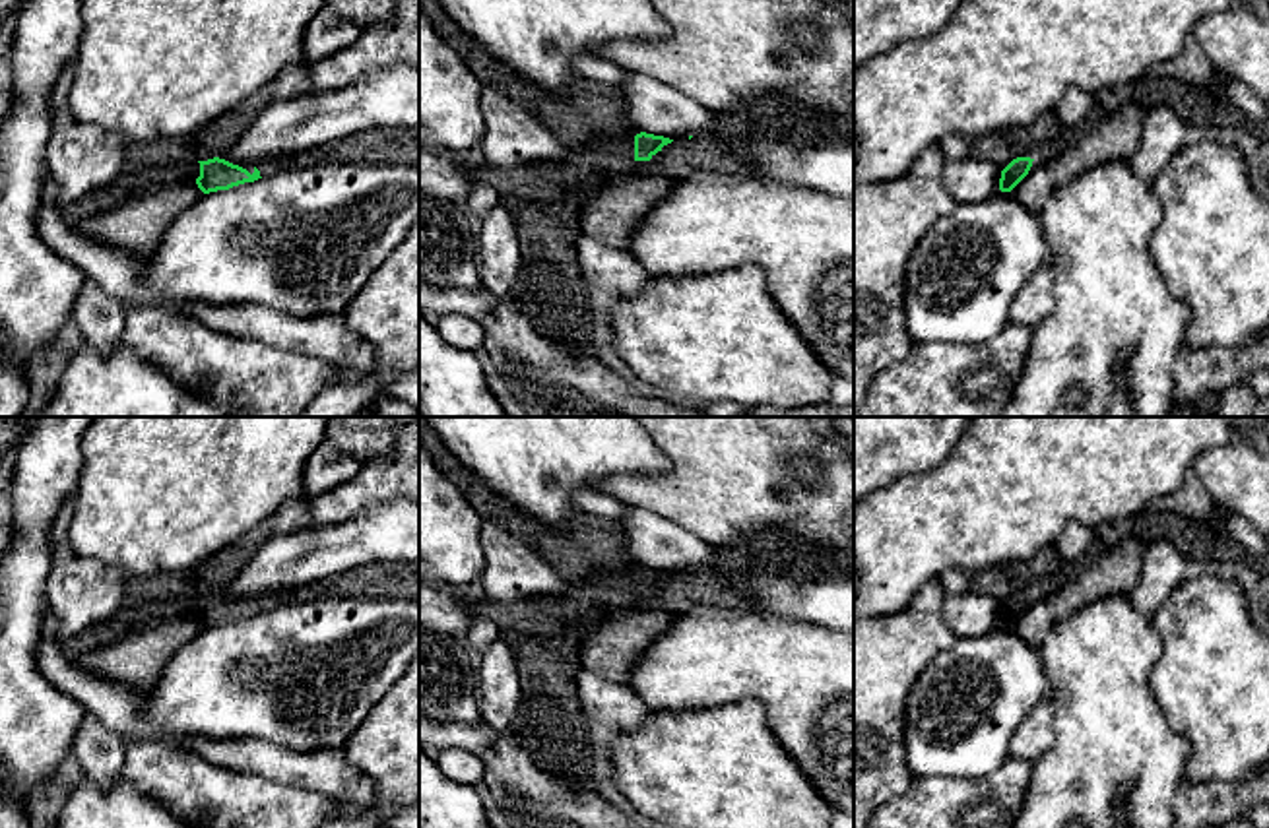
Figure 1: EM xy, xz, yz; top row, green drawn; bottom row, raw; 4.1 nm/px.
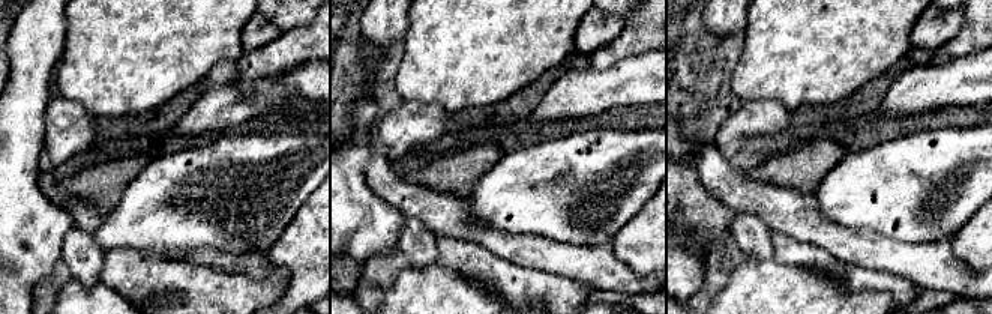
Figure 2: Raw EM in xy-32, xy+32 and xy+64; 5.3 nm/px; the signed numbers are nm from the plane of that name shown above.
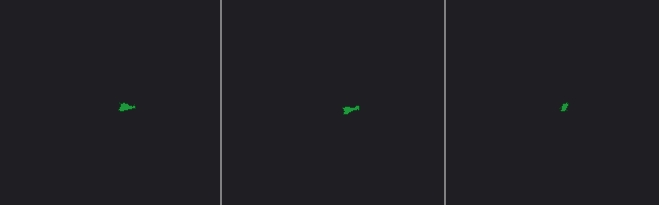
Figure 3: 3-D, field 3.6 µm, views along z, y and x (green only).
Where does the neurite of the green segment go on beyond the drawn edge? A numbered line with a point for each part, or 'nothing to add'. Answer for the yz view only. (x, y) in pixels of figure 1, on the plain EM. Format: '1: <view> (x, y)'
nothing to add

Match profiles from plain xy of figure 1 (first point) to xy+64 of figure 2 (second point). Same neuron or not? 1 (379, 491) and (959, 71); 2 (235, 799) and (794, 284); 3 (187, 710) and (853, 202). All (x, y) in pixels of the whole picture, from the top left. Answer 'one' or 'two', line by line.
1: two
2: two
3: one

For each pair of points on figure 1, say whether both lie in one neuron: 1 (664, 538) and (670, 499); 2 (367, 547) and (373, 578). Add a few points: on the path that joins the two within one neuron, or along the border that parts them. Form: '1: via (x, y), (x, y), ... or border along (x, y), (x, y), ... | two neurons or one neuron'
1: border along (631, 507), (664, 516), (707, 541) | two neurons
2: border along (398, 561), (365, 563), (342, 571), (328, 580) | two neurons

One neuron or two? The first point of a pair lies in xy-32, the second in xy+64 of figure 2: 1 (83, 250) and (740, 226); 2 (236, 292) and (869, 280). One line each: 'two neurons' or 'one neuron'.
1: one neuron
2: one neuron

